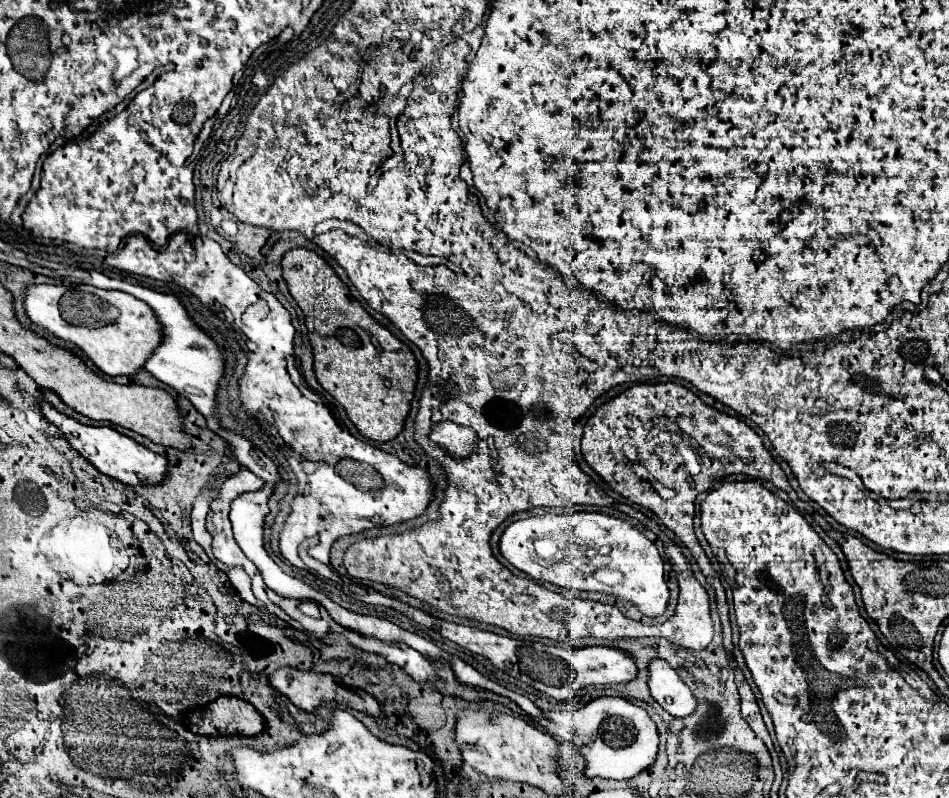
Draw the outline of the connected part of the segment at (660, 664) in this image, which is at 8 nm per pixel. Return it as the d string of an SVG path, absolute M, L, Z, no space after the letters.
M654 659L650 663L648 687L650 687L652 697L670 715L688 717L688 715L692 715L692 711L696 711L694 693L664 659Z

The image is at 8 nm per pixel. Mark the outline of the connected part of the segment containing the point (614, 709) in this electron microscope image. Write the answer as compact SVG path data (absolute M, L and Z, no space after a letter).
M598 697L578 711L558 711L546 713L546 719L554 723L556 735L562 735L564 741L572 741L584 753L588 751L588 763L592 765L592 777L628 781L638 773L650 769L658 755L658 729L650 715L632 705L622 697Z

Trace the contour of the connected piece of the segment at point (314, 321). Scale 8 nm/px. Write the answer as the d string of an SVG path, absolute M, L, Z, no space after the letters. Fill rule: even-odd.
M292 249L282 259L284 281L288 283L290 295L296 299L298 307L306 317L308 337L314 349L314 373L318 383L346 409L348 419L358 427L358 431L376 443L386 443L394 439L402 429L410 413L410 403L418 383L418 363L408 345L398 341L386 327L378 325L364 307L350 295L348 287L340 281L336 271L314 251L310 249ZM368 333L376 337L376 343L370 341Z

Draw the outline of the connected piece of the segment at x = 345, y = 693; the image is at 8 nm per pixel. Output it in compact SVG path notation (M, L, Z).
M284 667L284 669L278 669L272 677L270 677L270 685L276 687L278 693L286 695L296 707L308 711L308 713L316 713L318 707L322 703L330 703L330 701L336 701L340 705L346 705L350 709L356 709L360 713L366 713L374 719L384 719L384 709L380 707L380 703L368 695L366 691L358 691L354 693L352 689L344 687L338 679L334 679L332 675L322 675L322 673L312 673L312 671L298 671L298 669L292 669L292 667Z

